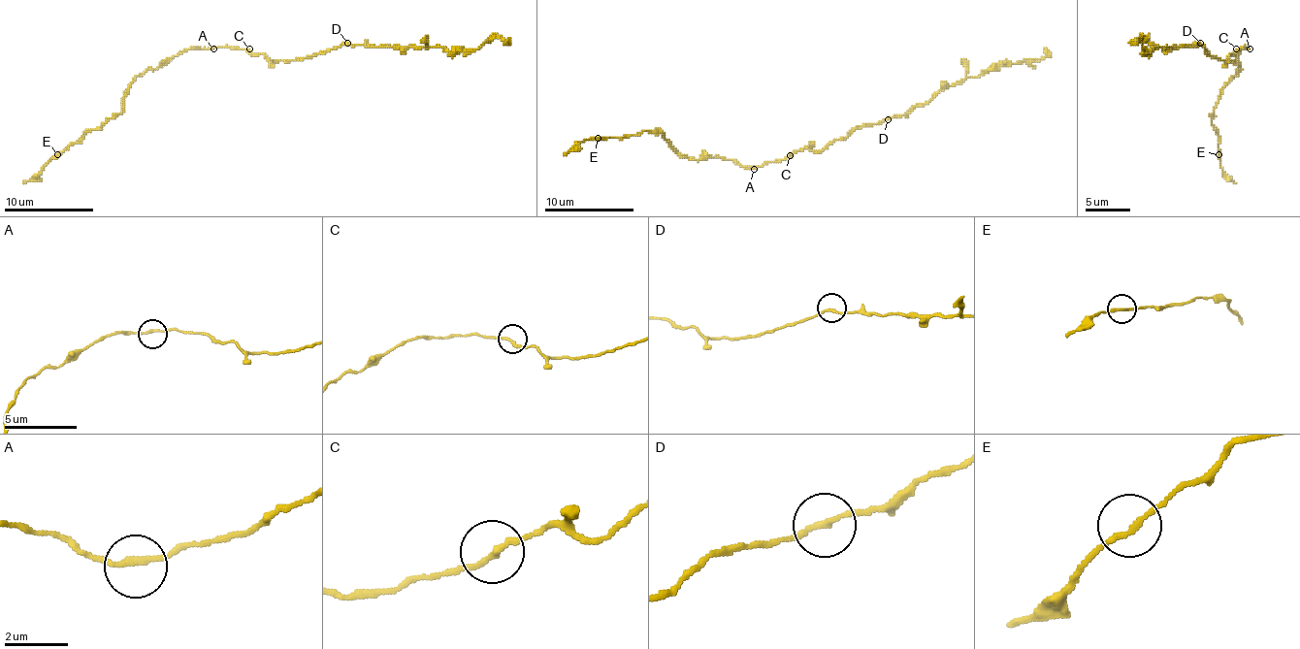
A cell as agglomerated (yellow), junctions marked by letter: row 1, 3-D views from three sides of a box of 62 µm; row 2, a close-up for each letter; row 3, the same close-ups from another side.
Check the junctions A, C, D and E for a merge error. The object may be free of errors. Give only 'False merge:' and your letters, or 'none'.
False merge: none

